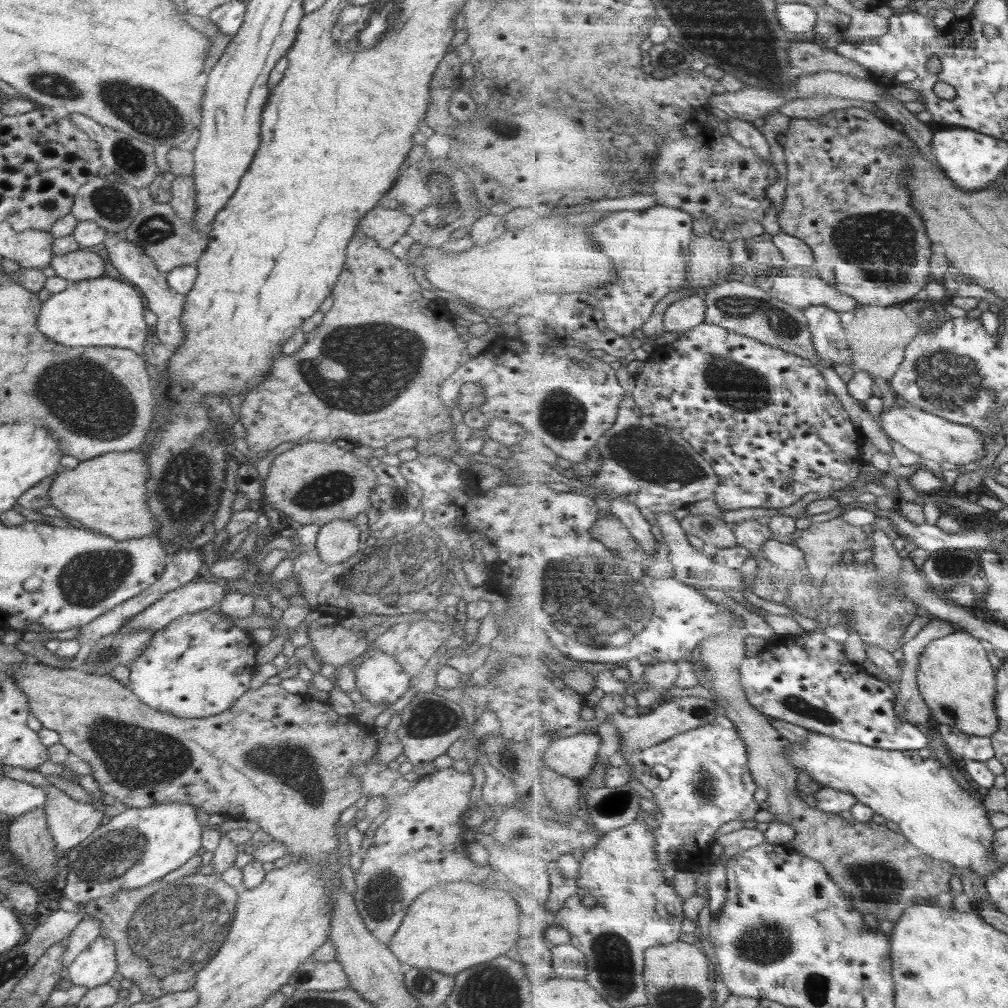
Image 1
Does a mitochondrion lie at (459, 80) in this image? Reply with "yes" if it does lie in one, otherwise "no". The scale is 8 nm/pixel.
no

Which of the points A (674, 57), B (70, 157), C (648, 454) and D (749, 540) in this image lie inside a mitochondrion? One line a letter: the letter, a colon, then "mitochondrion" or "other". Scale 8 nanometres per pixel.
A: mitochondrion
B: other
C: mitochondrion
D: other

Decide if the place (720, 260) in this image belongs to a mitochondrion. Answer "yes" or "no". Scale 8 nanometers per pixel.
no

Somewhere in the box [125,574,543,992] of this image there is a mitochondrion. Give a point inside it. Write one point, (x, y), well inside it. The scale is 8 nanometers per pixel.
(291, 763)

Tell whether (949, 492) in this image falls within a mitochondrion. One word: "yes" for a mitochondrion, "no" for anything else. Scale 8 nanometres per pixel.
no

